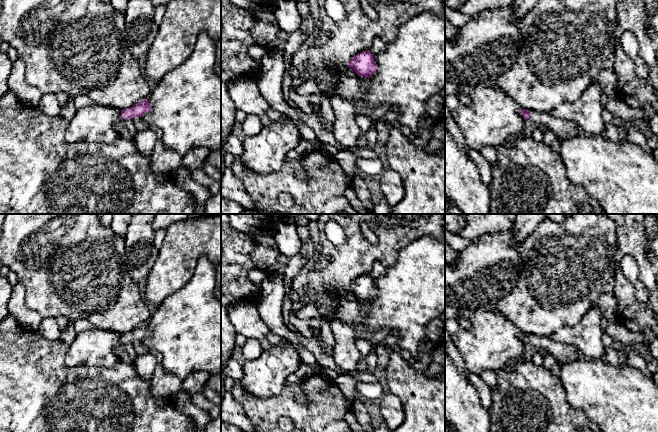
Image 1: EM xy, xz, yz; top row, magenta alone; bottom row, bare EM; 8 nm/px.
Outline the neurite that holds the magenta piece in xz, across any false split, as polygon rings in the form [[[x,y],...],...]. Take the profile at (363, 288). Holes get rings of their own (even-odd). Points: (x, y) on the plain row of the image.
[[[369,274],[358,277],[347,288],[358,300],[370,302],[378,293],[378,289],[374,285],[374,278]]]

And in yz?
[[[520,332],[520,335],[525,344],[531,343],[540,349],[544,349],[547,353],[553,355],[558,363],[572,362],[583,356],[575,345],[554,341],[548,335],[538,337],[522,332]]]

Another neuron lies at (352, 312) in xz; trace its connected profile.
[[[334,288],[337,304],[332,314],[332,320],[339,320],[350,327],[355,337],[370,340],[373,332],[366,326],[370,312],[370,302],[358,300],[347,288]]]

